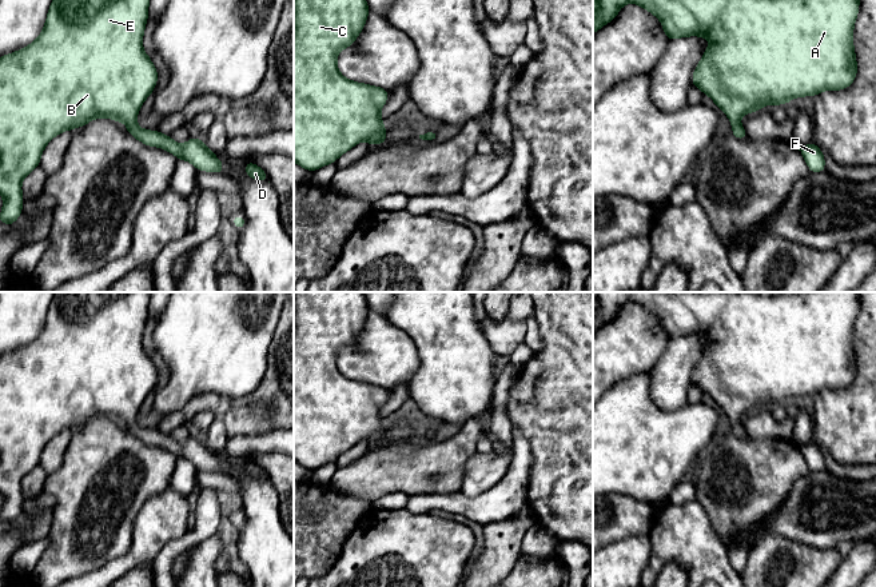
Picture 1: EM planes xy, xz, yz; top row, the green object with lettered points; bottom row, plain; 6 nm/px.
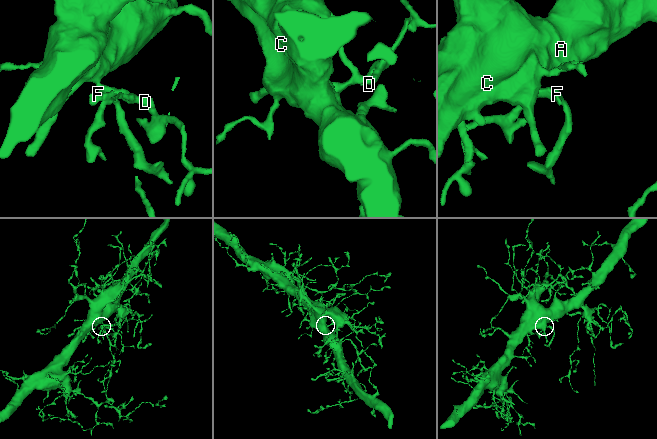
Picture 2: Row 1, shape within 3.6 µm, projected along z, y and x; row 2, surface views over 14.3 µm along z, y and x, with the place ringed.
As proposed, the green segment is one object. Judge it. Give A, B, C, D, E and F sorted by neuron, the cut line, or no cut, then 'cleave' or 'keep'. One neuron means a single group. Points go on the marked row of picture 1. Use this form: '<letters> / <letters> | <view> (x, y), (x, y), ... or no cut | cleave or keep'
A B C D E F | no cut | keep

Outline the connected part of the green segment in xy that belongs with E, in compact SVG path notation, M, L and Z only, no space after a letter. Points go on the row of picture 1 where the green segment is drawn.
M52 0L44 28L39 37L29 45L0 57L0 195L4 200L3 209L0 212L1 223L12 225L19 219L24 201L21 183L28 173L39 167L45 145L63 131L72 131L77 127L84 127L93 119L114 119L118 123L126 123L126 131L144 145L166 149L176 156L178 160L190 161L198 171L223 173L223 161L219 160L214 155L212 149L196 136L191 137L184 144L179 144L174 141L171 136L167 136L159 131L143 129L136 124L136 117L142 104L152 93L158 83L158 71L142 45L144 28L148 20L148 5L150 0Z

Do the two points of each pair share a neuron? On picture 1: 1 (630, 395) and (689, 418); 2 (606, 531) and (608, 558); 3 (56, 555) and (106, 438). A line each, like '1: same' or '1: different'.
1: same
2: different
3: same

